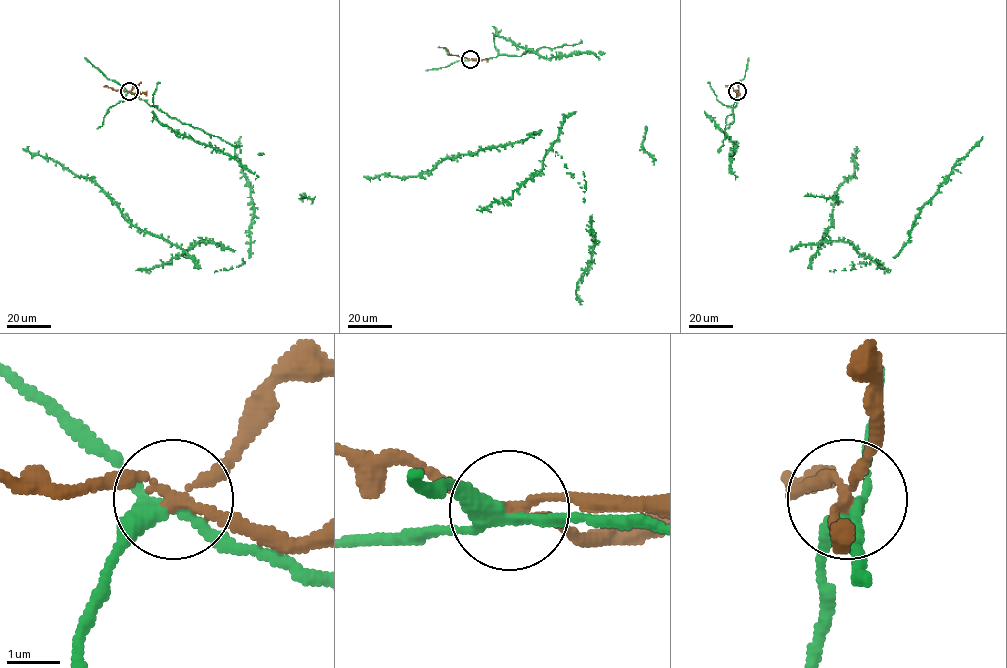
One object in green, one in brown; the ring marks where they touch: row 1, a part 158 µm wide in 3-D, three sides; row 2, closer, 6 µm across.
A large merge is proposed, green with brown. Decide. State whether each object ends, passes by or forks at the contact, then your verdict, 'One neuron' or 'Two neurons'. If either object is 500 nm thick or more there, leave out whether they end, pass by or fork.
At the ring green forks. At the ring brown forks. Two neurons

